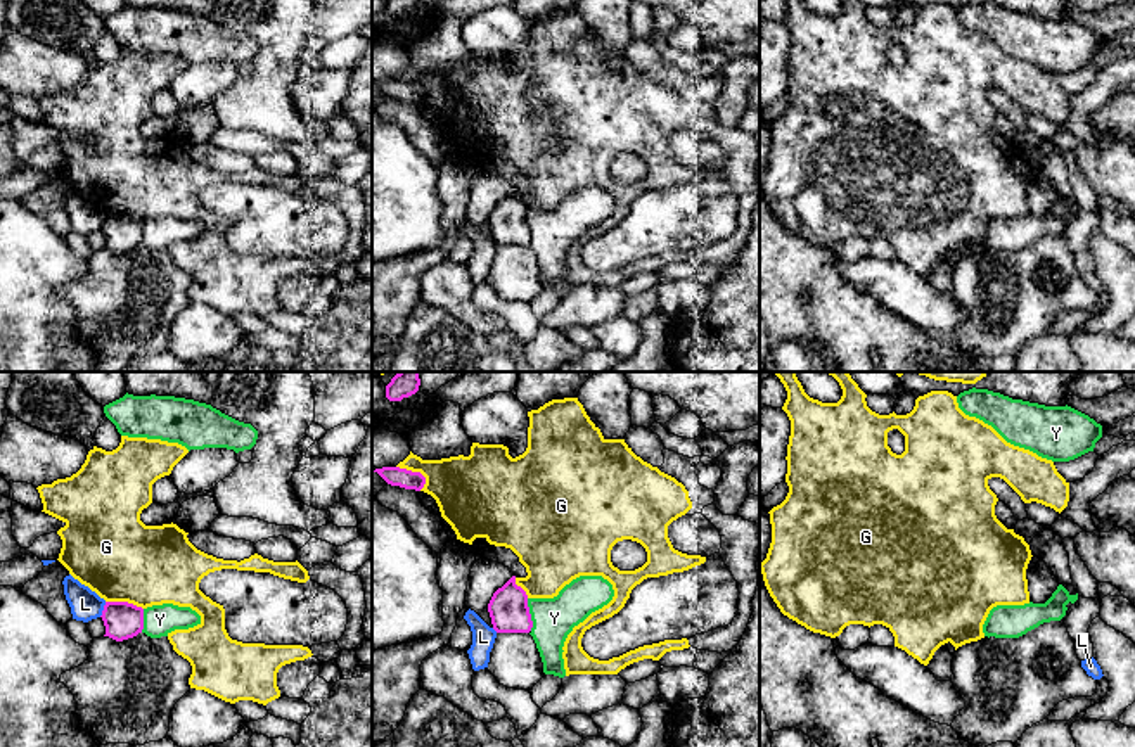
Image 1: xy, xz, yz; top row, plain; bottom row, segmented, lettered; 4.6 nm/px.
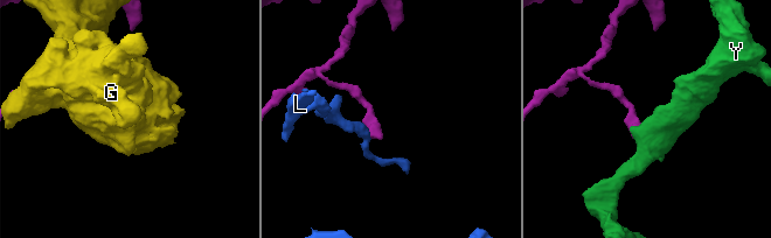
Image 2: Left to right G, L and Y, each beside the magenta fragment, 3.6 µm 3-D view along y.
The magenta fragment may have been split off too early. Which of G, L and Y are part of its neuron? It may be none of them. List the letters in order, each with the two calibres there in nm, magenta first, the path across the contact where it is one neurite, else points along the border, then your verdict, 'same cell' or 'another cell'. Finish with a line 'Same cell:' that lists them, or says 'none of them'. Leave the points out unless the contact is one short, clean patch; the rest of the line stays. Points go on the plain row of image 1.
G: 90/300 nm | another cell
L: 170/140 nm | another cell
Y: 180/190 nm | along xz (526, 211), (532, 242) | another cell
Same cell: none of them

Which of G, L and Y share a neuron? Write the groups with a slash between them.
G / L / Y

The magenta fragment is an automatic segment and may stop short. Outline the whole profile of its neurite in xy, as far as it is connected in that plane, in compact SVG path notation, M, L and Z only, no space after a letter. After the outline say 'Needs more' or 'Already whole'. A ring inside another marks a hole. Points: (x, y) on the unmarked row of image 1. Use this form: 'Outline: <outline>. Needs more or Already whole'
Outline: M106 214L102 223L106 247L116 254L137 249L144 242L144 221L128 214Z. Already whole

